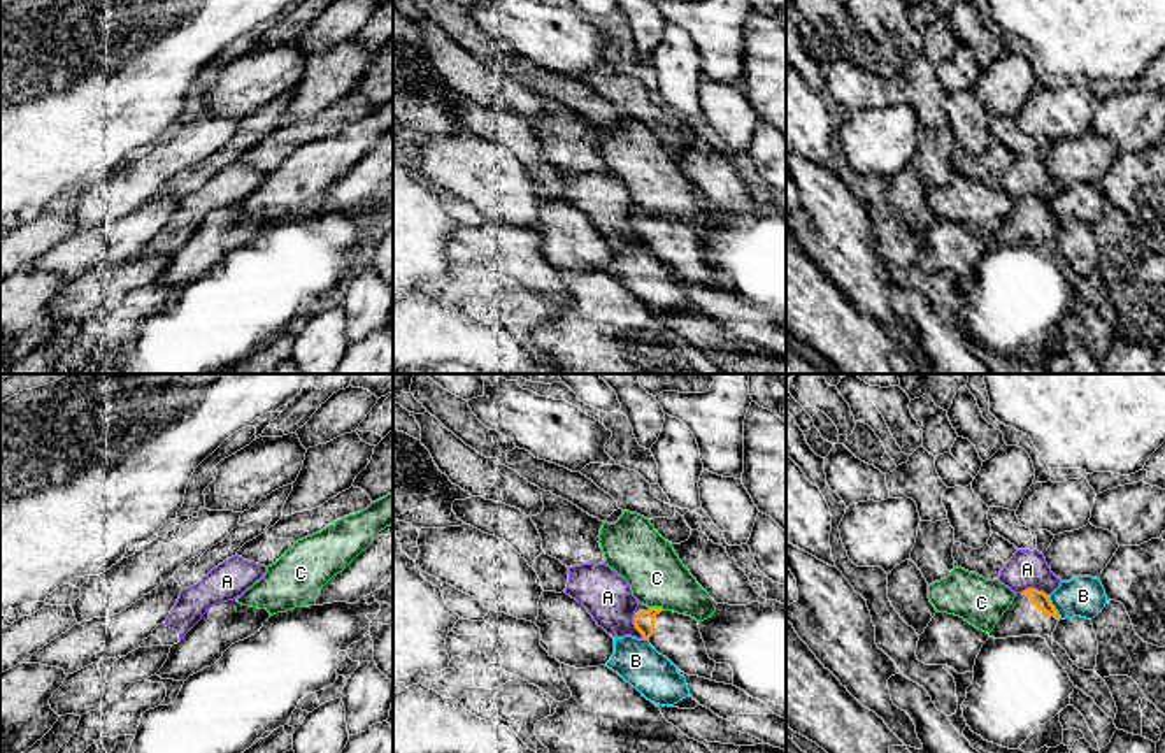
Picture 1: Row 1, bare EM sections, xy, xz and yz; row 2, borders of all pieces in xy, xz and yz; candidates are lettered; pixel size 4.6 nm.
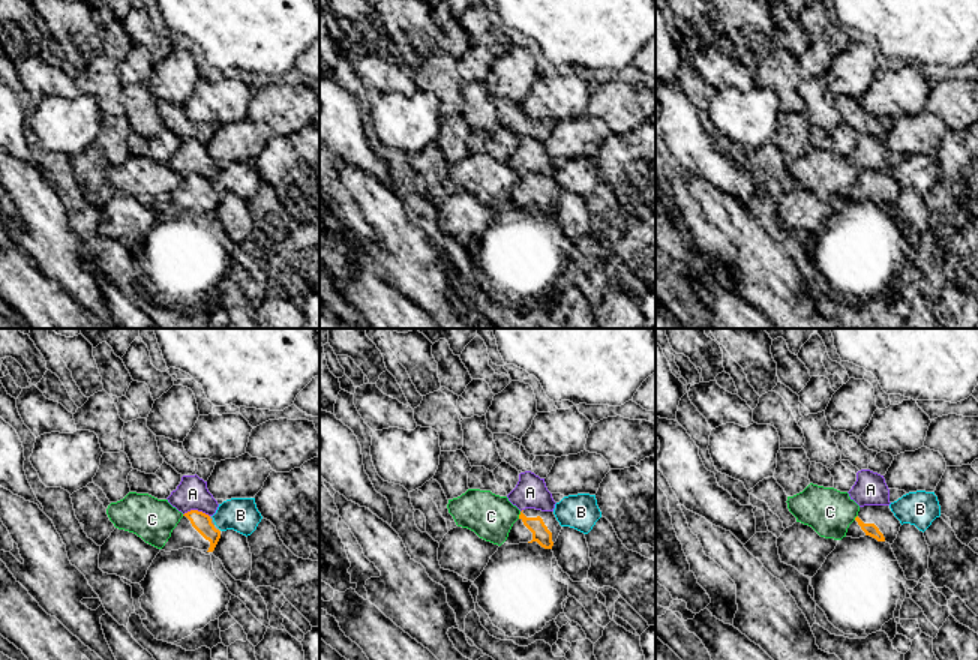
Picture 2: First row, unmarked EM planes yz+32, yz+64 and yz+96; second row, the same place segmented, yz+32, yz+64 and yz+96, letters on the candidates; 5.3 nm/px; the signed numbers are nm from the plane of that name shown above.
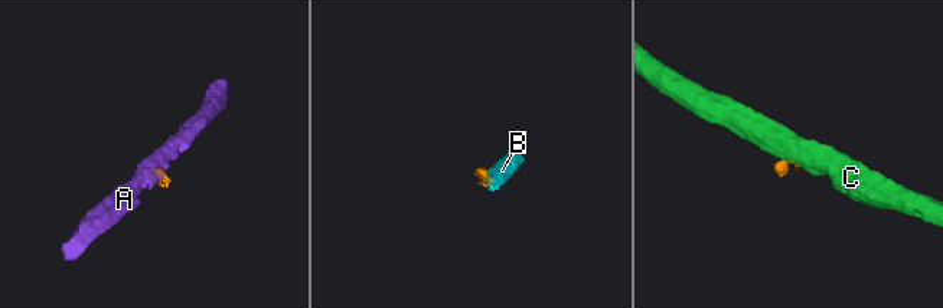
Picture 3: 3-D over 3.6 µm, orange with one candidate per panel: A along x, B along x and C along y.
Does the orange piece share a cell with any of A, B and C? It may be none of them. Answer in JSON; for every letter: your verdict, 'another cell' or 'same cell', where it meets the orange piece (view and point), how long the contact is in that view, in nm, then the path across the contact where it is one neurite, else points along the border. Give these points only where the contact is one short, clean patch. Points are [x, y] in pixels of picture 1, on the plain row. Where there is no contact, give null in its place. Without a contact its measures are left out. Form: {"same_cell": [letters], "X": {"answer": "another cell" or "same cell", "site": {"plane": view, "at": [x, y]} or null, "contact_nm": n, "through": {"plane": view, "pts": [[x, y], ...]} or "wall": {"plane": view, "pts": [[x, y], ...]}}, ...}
{"same_cell": [], "A": {"answer": "another cell", "site": {"plane": "yz", "at": [1034, 195]}, "contact_nm": 140, "wall": {"plane": "yz", "pts": [[1020, 199], [1037, 195], [1048, 202]]}}, "B": {"answer": "another cell", "site": {"plane": "yz", "at": [1053, 215]}, "contact_nm": 130, "wall": {"plane": "yz", "pts": [[1048, 202], [1062, 225]]}}, "C": {"answer": "another cell", "site": {"plane": "xz", "at": [657, 215]}, "contact_nm": 70, "wall": {"plane": "xz", "pts": [[650, 213], [664, 216]]}}}

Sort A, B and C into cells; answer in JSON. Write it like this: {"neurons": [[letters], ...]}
{"neurons": [["A"], ["B"], ["C"]]}

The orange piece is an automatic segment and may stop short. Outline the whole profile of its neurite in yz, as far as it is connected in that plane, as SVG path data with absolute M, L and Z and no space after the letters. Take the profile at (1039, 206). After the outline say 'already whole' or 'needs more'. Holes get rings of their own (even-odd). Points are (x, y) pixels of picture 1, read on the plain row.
M1035 195L1016 200L1012 211L1000 228L990 239L990 244L1007 246L1021 242L1053 242L1060 221L1049 207L1049 202Z | needs more

